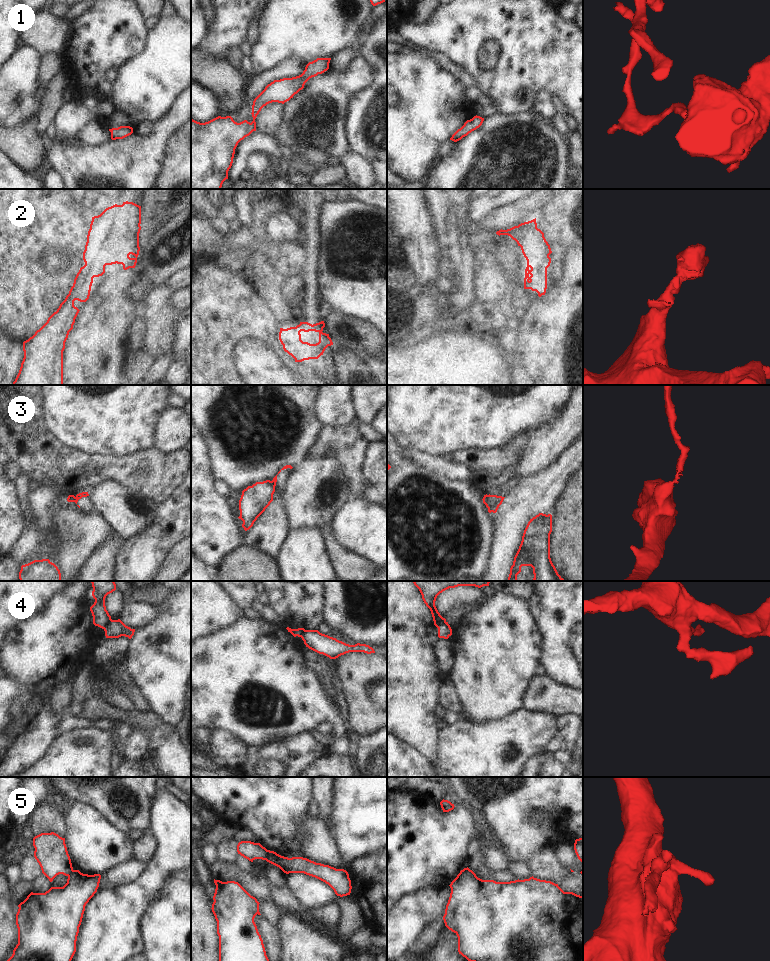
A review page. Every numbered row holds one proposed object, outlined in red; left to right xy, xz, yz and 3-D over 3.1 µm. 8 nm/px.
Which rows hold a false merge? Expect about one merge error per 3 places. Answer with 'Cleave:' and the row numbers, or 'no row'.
Cleave: 3, 4, 5

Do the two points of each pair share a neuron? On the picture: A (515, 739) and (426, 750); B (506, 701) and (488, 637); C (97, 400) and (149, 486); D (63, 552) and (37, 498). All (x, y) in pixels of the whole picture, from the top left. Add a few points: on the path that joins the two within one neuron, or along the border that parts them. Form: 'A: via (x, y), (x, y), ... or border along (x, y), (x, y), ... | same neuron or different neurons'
A: border along (440, 730), (437, 736), (435, 754), (430, 760) | different neurons
B: via (496, 685), (496, 653) | same neuron
C: border along (153, 448), (125, 455), (106, 454) | different neurons
D: via (63, 539), (59, 525), (50, 511) | same neuron

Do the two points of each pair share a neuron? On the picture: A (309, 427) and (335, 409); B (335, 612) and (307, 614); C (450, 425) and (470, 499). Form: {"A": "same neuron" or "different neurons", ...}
{"A": "different neurons", "B": "different neurons", "C": "different neurons"}

